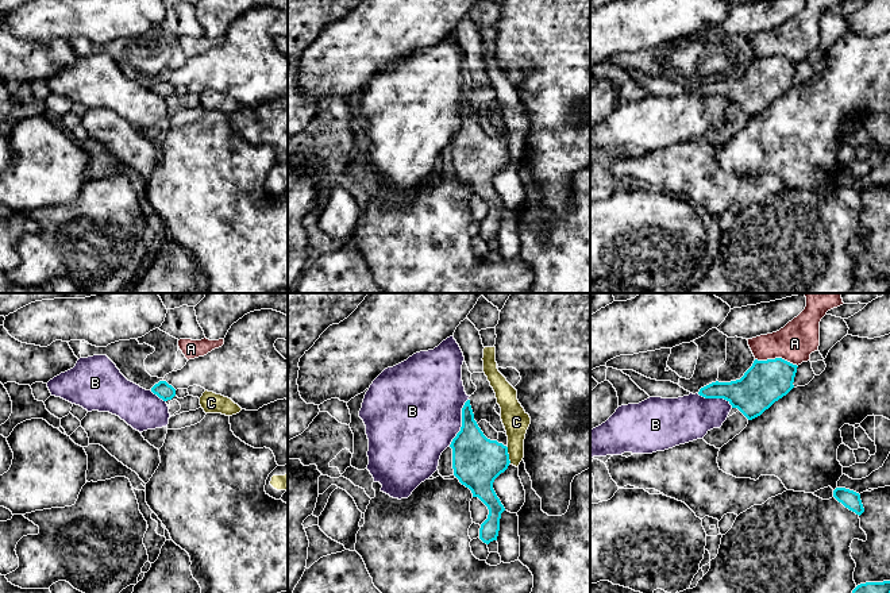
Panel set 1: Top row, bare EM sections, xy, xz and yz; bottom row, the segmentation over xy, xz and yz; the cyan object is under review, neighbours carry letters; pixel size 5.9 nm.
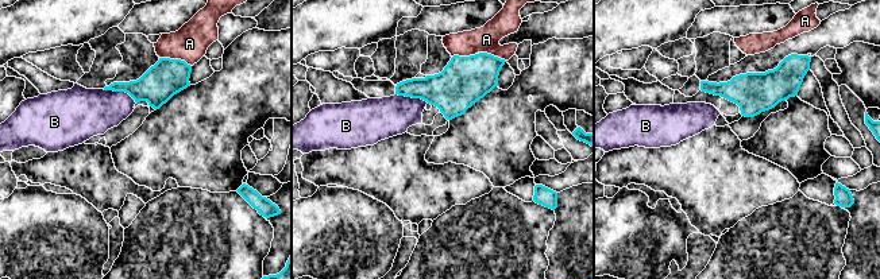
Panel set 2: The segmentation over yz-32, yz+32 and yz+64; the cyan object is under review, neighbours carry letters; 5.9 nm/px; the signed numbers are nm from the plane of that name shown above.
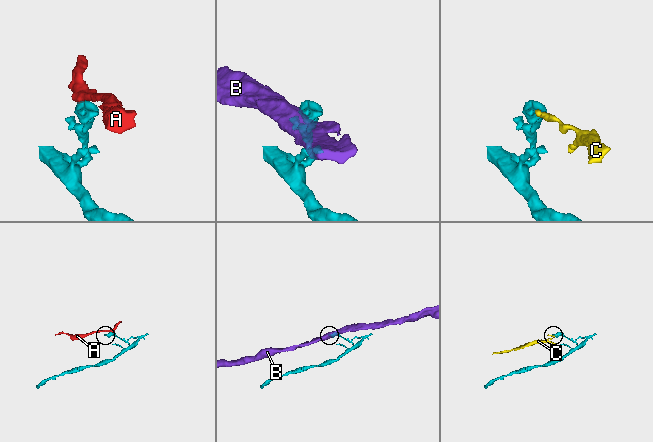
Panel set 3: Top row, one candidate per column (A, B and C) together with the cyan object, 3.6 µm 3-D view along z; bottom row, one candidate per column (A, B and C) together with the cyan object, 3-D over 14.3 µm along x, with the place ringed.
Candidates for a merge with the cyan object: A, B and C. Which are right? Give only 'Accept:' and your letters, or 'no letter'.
Accept: no letter

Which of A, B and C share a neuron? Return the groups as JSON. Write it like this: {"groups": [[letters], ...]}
{"groups": [["A"], ["B"], ["C"]]}

